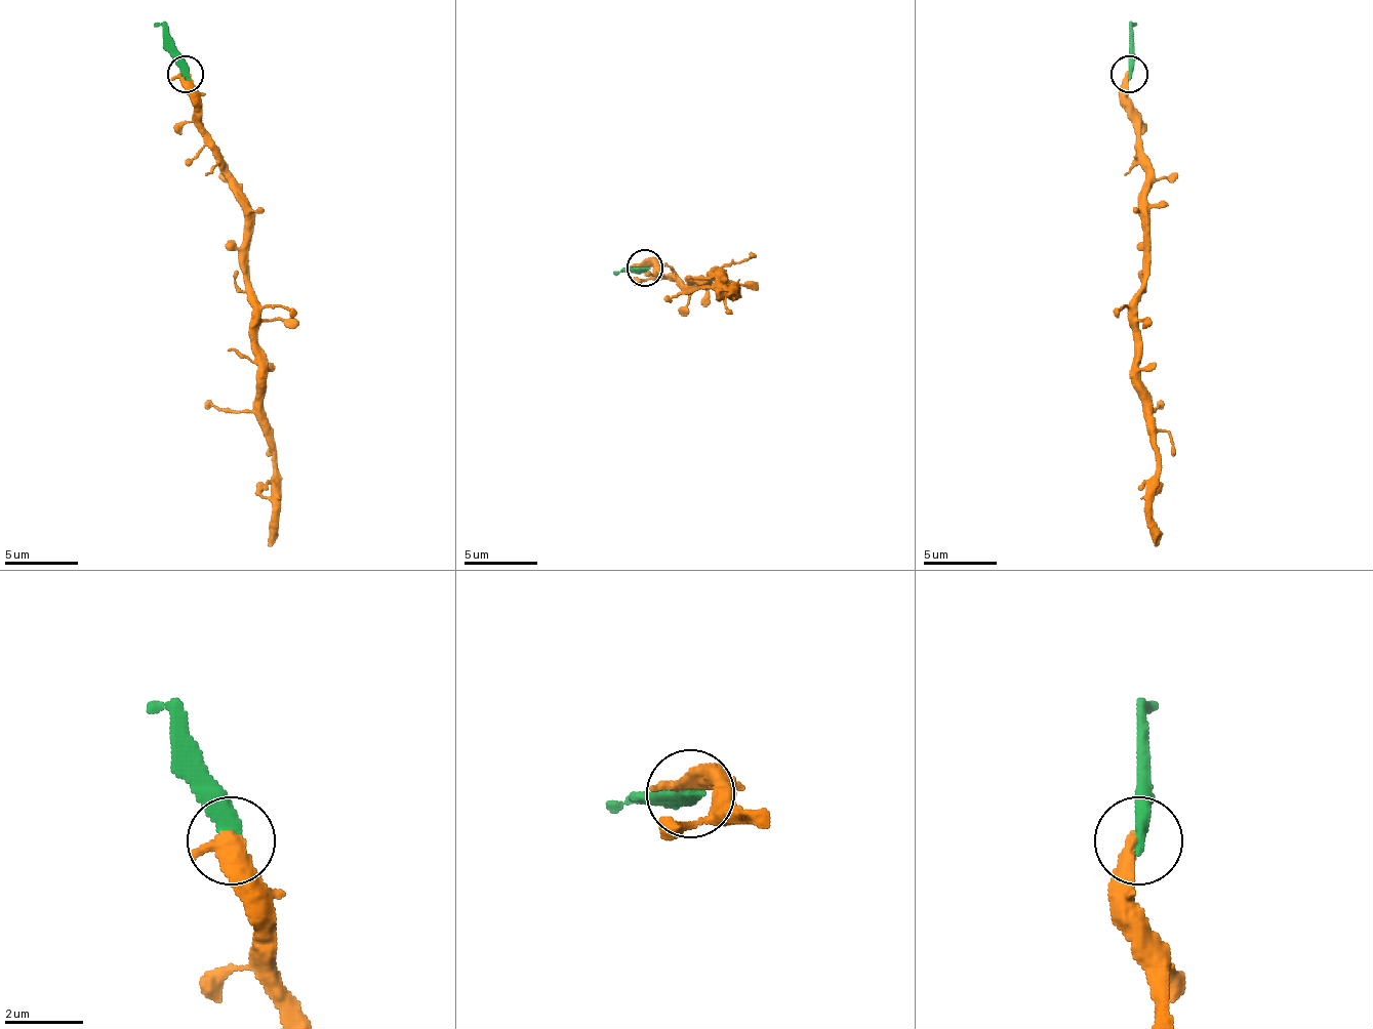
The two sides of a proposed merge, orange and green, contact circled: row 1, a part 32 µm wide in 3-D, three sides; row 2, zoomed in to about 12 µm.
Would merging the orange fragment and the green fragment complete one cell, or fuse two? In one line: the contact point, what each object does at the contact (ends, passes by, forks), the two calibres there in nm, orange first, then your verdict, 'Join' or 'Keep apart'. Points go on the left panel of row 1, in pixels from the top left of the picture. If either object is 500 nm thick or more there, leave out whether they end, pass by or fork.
Place: (185, 74). Thickness 500 nm (orange) against 460 nm. Join

